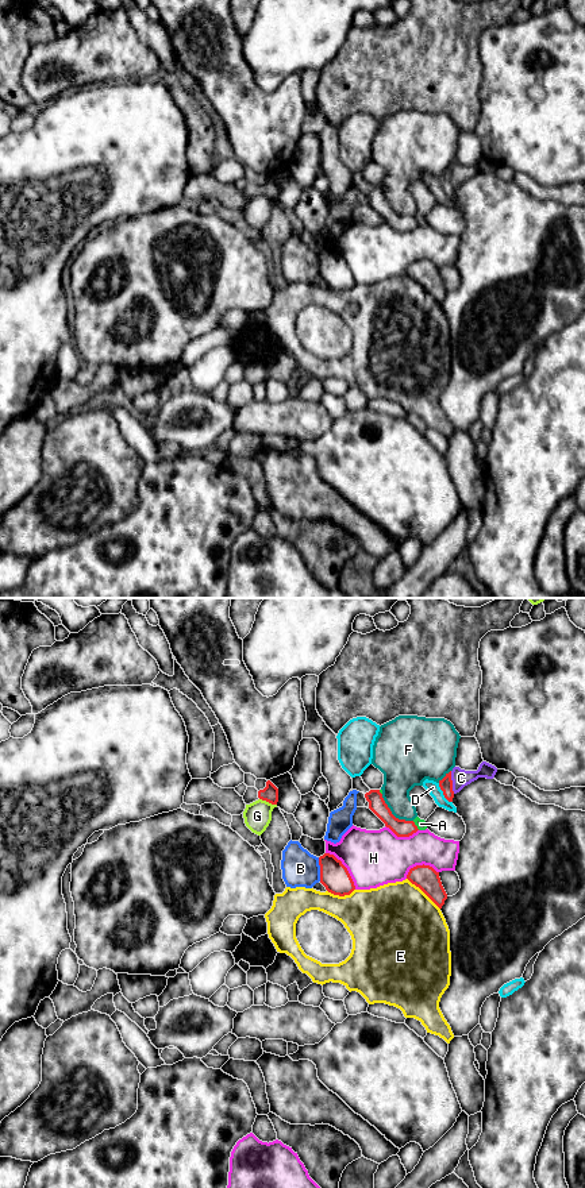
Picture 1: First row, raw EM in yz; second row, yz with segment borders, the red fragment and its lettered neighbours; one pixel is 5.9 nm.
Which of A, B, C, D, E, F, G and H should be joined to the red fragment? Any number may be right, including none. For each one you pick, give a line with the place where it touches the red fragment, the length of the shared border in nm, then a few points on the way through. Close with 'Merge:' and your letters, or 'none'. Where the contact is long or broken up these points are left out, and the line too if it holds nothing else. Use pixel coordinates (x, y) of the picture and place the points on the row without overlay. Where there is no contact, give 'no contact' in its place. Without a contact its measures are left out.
Merge: none

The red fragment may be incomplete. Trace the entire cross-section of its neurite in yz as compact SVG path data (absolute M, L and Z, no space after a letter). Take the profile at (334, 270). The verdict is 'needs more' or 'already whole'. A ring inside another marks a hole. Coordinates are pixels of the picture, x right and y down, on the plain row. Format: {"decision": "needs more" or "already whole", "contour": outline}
{"decision": "already whole", "contour": "M324 248L319 252L320 278L334 290L350 290L354 285L354 277L347 263L334 250Z"}

